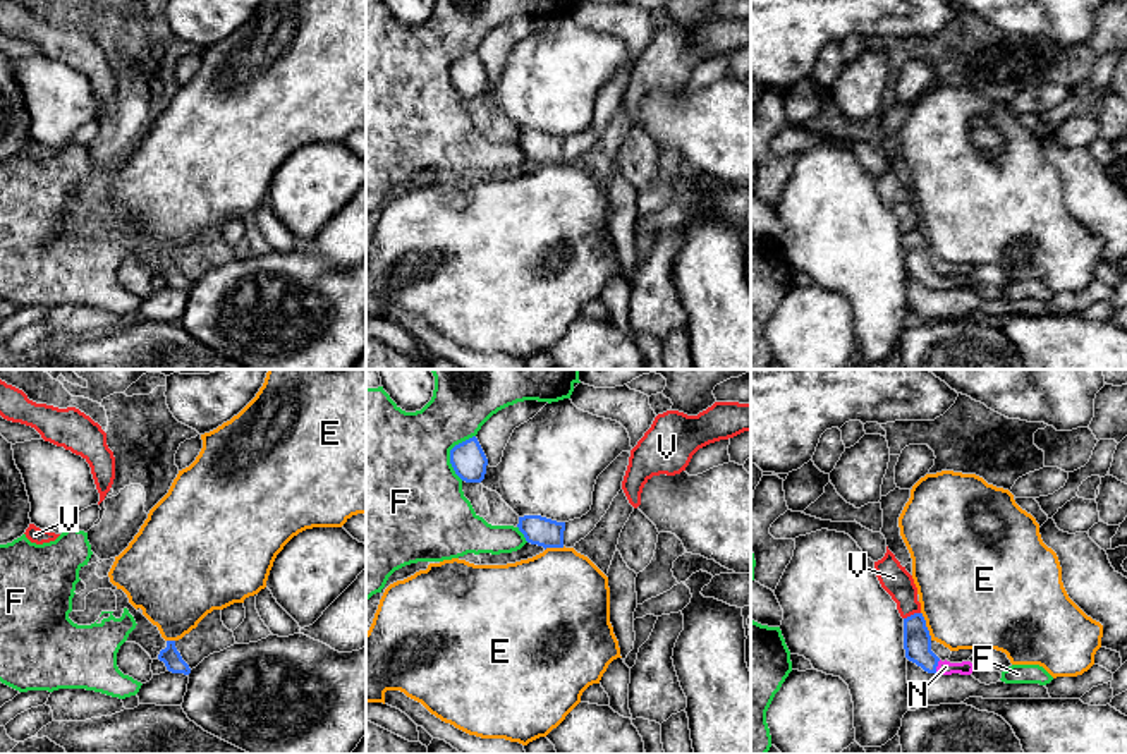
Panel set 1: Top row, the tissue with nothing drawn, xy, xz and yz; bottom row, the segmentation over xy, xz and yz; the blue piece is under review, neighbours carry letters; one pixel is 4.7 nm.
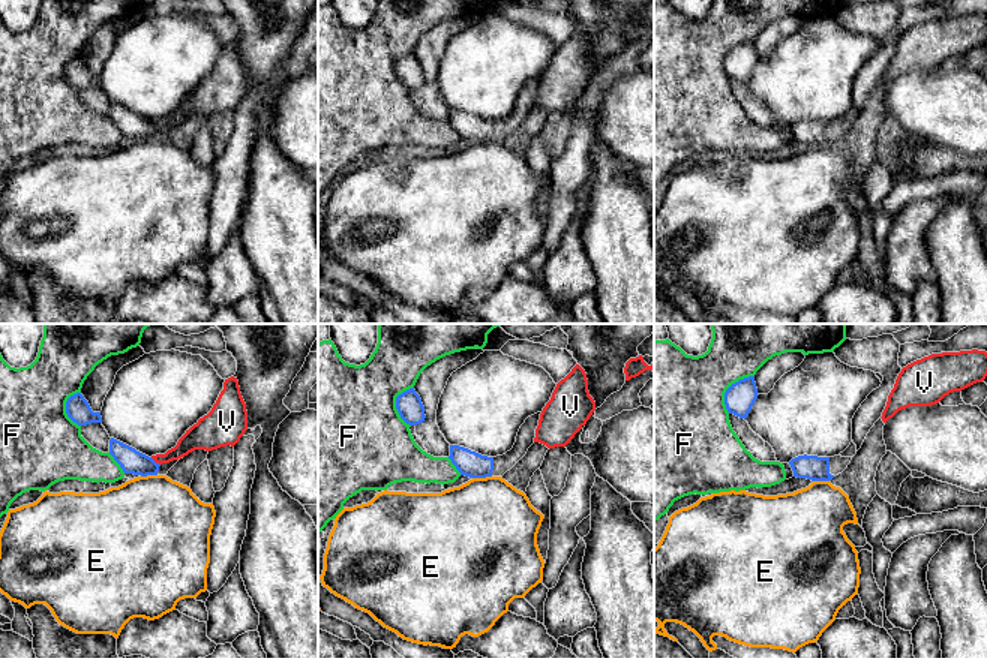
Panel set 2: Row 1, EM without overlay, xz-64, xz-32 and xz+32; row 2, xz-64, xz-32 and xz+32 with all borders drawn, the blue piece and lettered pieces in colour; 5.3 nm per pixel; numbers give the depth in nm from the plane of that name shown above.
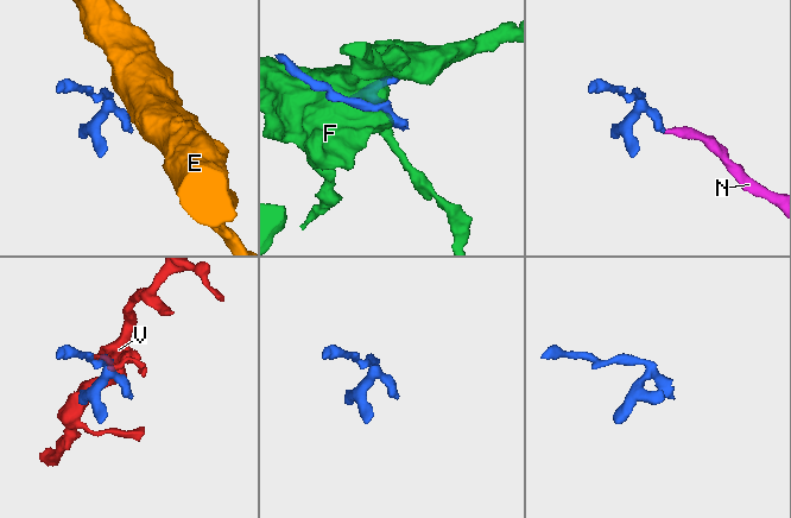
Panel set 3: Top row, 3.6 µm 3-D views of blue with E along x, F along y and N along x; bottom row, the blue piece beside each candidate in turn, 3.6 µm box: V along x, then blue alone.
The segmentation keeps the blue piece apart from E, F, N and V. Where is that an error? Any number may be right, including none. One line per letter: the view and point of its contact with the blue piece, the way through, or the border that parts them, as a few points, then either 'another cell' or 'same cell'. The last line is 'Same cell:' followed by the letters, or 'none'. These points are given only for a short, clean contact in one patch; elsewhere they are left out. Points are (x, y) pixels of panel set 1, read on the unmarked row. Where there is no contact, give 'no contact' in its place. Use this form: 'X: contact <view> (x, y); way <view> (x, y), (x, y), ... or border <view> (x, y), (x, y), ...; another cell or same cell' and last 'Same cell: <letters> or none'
E: contact yz (925, 241); border yz (921, 227), (932, 255); another cell
F: contact xz (450, 69); another cell
N: contact yz (937, 280); way yz (916, 251), (918, 263), (937, 280), (945, 282); same cell
V: contact yz (911, 231); another cell
Same cell: N

